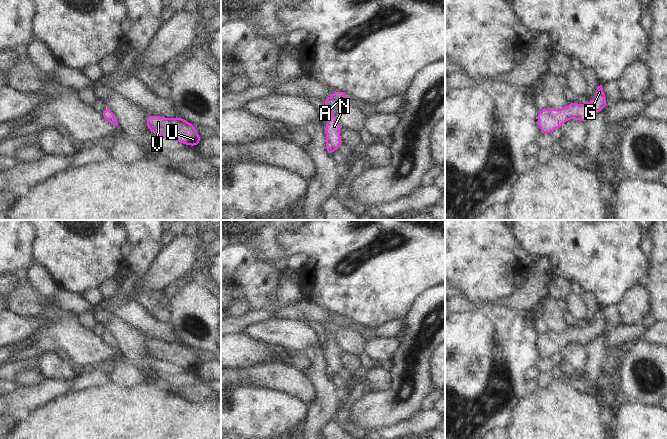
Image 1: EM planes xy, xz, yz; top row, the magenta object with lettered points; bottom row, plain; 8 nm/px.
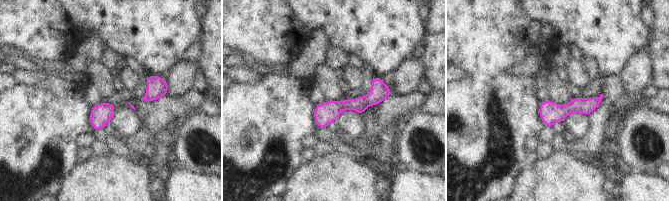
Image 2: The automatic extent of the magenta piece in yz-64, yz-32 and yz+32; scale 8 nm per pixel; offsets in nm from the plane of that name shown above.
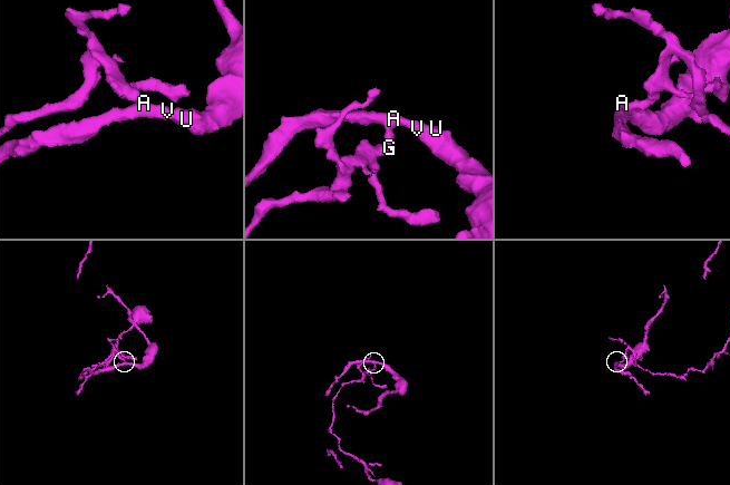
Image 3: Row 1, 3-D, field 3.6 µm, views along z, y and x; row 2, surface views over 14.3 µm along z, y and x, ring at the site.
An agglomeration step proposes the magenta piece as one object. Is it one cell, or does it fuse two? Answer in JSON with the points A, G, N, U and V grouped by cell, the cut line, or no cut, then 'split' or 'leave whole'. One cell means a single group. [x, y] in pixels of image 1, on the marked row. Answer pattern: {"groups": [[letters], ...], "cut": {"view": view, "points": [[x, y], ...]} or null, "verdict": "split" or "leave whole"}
{"groups": [["A", "G", "N", "U", "V"]], "cut": null, "verdict": "leave whole"}

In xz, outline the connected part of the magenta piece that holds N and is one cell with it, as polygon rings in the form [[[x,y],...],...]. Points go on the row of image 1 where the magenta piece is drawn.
[[[335,91],[330,97],[326,98],[324,101],[326,113],[327,113],[327,124],[325,126],[325,136],[326,136],[326,154],[330,155],[343,145],[343,141],[339,136],[341,124],[338,122],[332,107],[340,103],[348,103],[350,97],[343,91]]]

